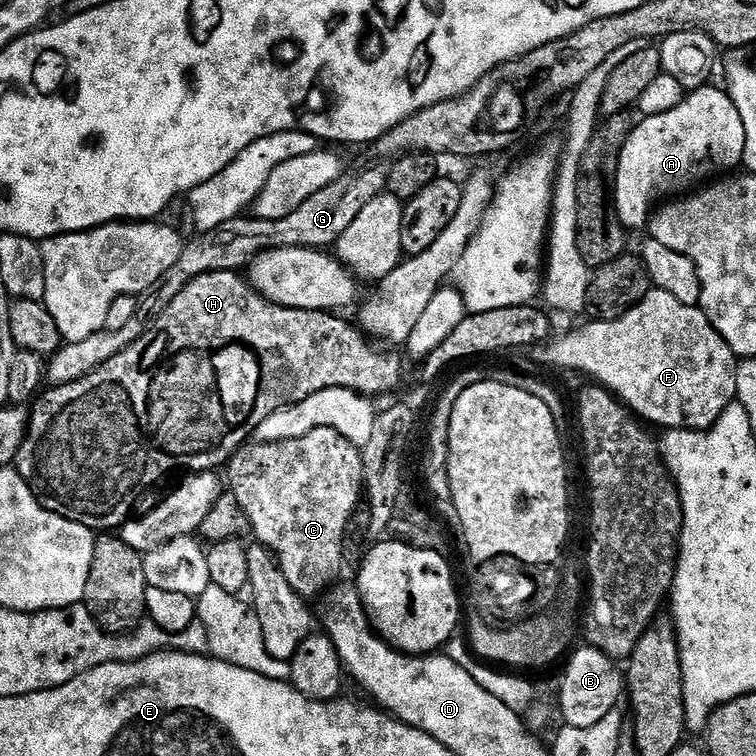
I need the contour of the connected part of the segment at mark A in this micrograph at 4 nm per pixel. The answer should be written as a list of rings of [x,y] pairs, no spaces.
[[[703,86],[695,91],[689,91],[681,104],[674,106],[672,110],[657,116],[643,117],[640,120],[641,124],[637,123],[628,135],[626,146],[622,146],[622,154],[618,158],[618,170],[614,177],[616,217],[619,218],[620,225],[625,230],[647,229],[650,217],[657,207],[656,200],[663,201],[665,198],[672,198],[677,194],[699,189],[705,182],[723,177],[743,165],[746,130],[742,126],[742,118],[723,87],[710,87]]]

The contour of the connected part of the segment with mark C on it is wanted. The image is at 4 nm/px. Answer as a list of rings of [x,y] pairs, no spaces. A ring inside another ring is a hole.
[[[320,428],[314,429],[314,431],[306,433],[304,437],[294,440],[280,441],[277,444],[253,443],[251,446],[245,446],[232,457],[227,468],[228,476],[232,479],[232,491],[230,492],[234,497],[234,503],[248,516],[251,531],[253,533],[256,532],[257,538],[264,543],[261,545],[272,553],[280,573],[286,578],[286,582],[290,582],[292,589],[305,598],[311,598],[311,596],[316,595],[316,597],[319,597],[329,591],[337,583],[338,577],[336,575],[339,574],[340,567],[344,564],[344,539],[348,536],[348,527],[352,524],[352,515],[355,514],[356,507],[359,504],[361,507],[362,497],[366,492],[364,486],[364,457],[361,449],[352,445],[342,434],[338,434],[337,430]]]

